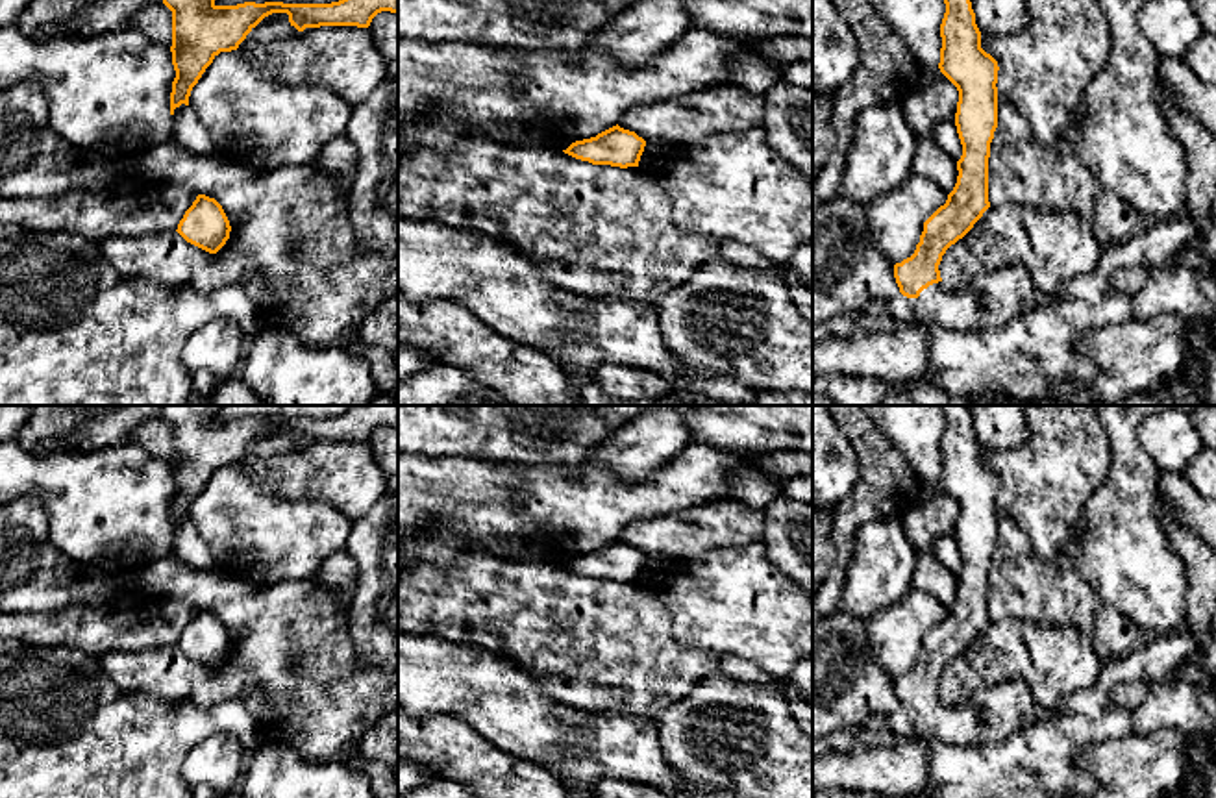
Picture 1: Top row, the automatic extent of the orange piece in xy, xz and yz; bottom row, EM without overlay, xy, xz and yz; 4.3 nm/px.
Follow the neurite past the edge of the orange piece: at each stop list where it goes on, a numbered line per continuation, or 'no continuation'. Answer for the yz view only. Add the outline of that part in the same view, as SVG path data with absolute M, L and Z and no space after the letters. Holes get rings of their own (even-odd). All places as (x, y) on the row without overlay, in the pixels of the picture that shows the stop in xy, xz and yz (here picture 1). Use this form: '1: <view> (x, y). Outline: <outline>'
1: yz (902, 771). Outline: M1025 681L999 683L981 689L966 702L948 702L942 696L929 700L918 713L901 707L887 718L872 717L862 728L872 731L888 729L900 742L896 746L855 748L851 752L827 752L813 759L813 792L824 789L844 789L861 794L881 794L883 798L931 796L929 748L933 741L959 746L975 746L1005 739L1020 728L1038 720L1040 709Z

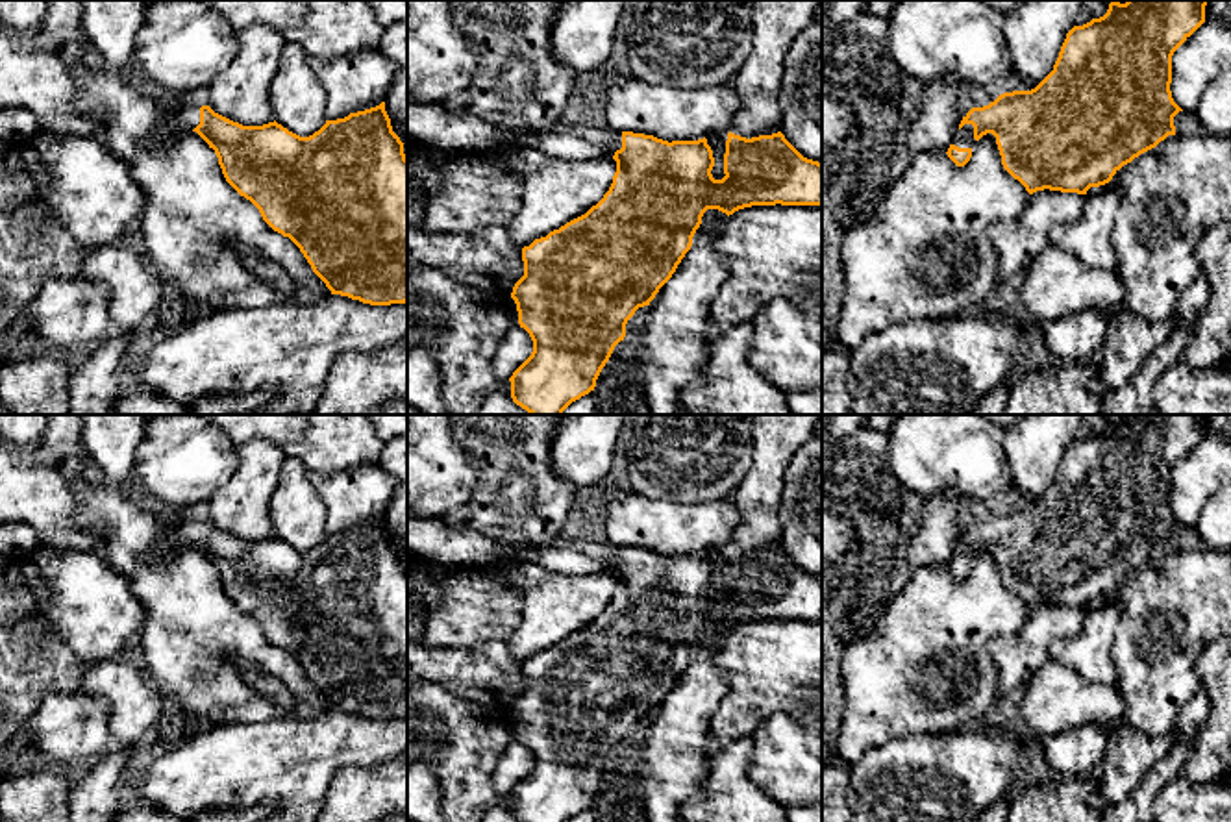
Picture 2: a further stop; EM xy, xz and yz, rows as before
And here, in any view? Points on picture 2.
1: yz (963, 552). Outline: M959 537L961 539L961 537ZM957 539L955 546L953 546L953 554L951 559L959 561L959 563L974 563L976 561L976 554L974 554L974 541L972 539L964 539L963 542Z

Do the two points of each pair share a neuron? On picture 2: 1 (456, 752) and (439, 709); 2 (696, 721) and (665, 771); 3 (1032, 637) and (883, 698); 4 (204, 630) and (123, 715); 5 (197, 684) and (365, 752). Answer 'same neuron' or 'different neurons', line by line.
1: same neuron
2: same neuron
3: different neurons
4: different neurons
5: different neurons

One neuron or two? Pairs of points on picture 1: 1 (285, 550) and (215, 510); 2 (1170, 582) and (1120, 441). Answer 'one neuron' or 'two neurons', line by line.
1: one neuron
2: one neuron

